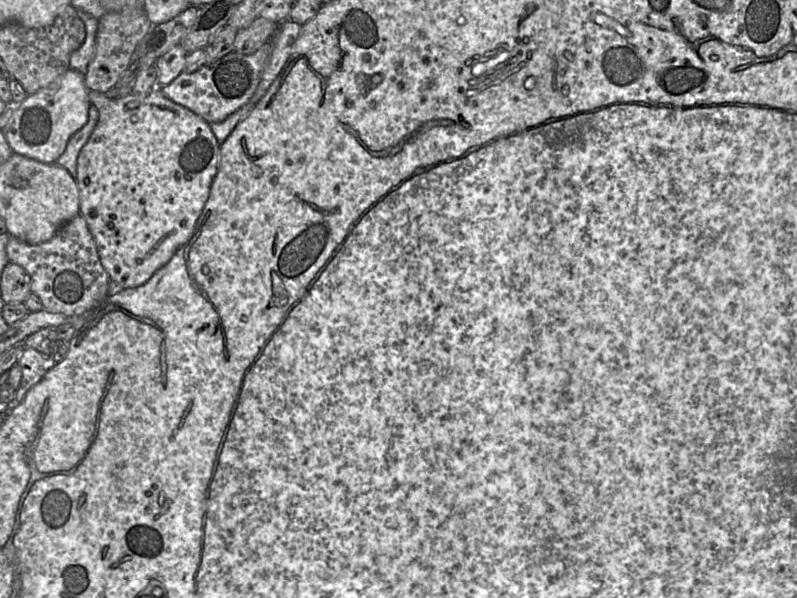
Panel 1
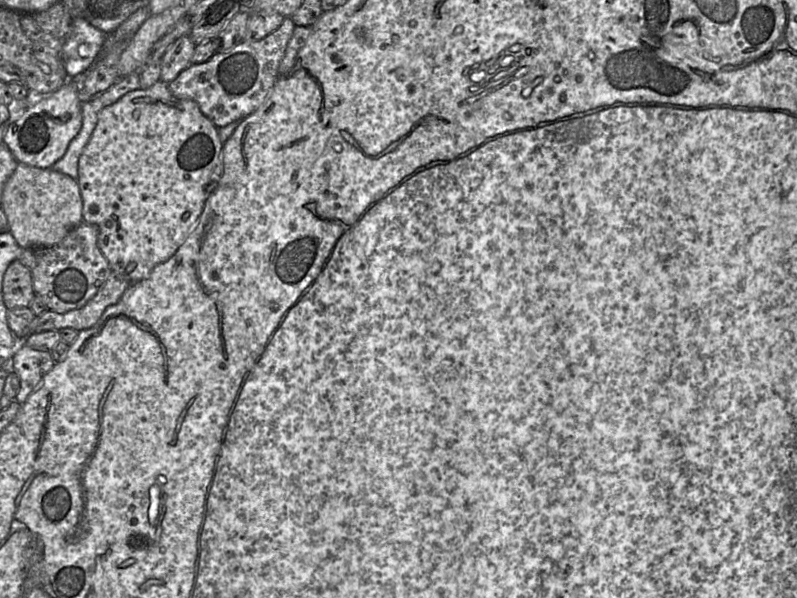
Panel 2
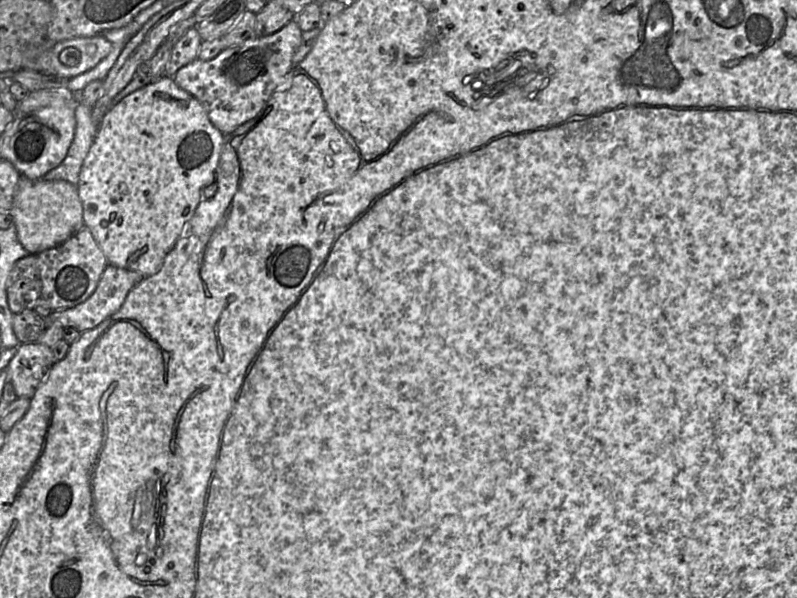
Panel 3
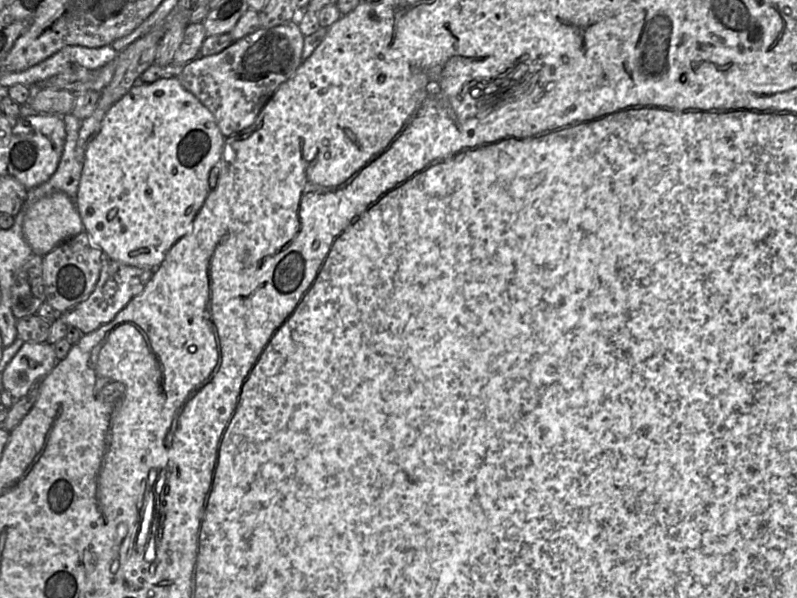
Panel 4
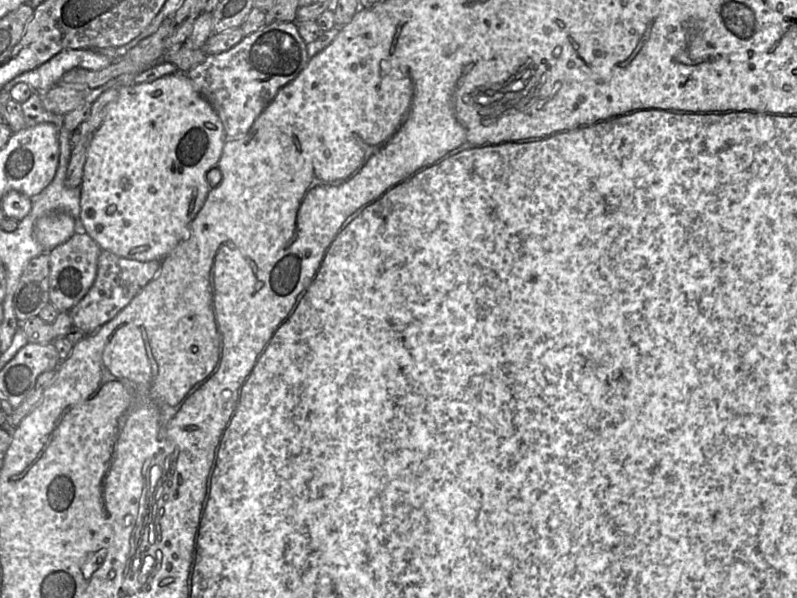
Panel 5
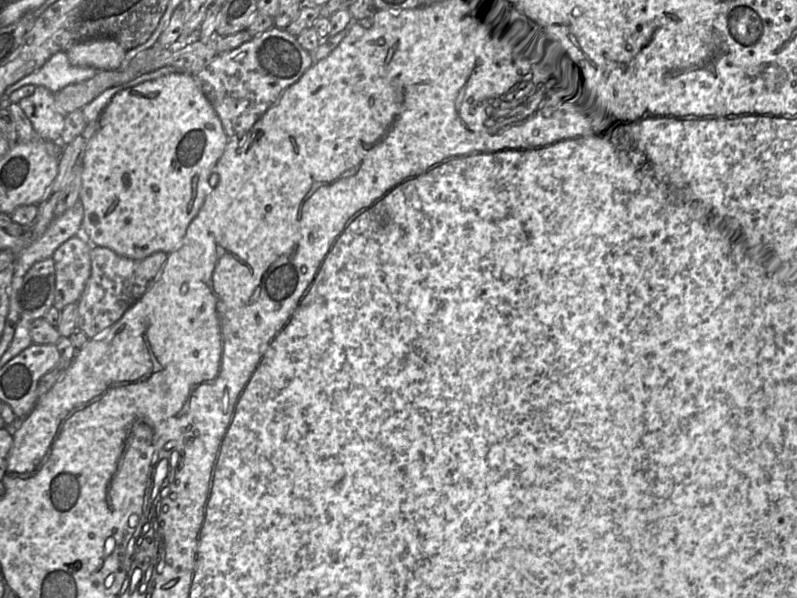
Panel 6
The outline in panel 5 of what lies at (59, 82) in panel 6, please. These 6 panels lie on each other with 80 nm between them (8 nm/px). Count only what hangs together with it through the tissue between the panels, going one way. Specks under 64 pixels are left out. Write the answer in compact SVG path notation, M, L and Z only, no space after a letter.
M64 49L39 67L15 77L3 89L10 92L15 85L26 83L34 91L46 92L57 85L66 72L74 68L100 71L111 64L108 57L96 50Z

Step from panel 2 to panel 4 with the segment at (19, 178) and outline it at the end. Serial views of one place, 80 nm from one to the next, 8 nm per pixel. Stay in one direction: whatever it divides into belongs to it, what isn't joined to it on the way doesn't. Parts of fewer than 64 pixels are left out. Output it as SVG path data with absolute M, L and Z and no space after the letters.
M56 192L29 206L24 216L22 229L24 238L33 253L42 257L84 231L76 203L63 192Z

